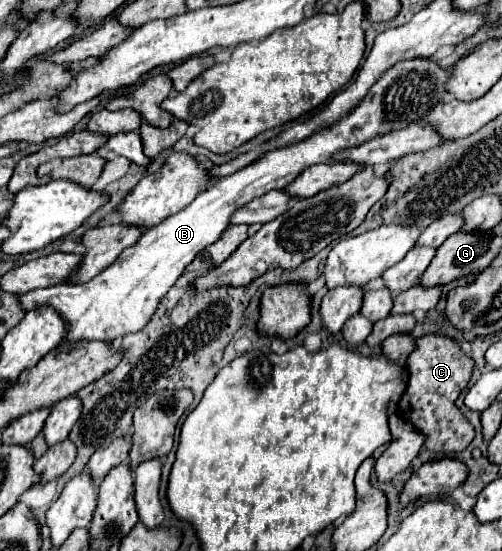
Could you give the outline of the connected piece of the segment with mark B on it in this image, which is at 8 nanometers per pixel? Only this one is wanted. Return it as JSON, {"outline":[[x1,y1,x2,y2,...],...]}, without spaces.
{"outline":[[408,59,396,63,396,67,388,69,384,77,370,89,368,97,364,97,364,101,338,125,322,129,308,141,288,145,288,149,274,149,268,153,268,157,256,161,256,165,248,165,248,169,206,187,188,207,170,215,160,225,144,231,136,245,124,249,110,267,100,271,88,283,64,283,28,291,18,295,20,307,29,311,42,303,52,305,70,321,66,341,116,341,122,335,144,329,148,317,152,317,156,311,160,297,168,293,168,289,182,275,184,267,196,257,196,253,212,245,228,227,232,209,238,209,240,205,252,201,252,197,260,197,272,189,284,189,284,185,288,185,288,181,292,181,292,177,296,177,296,173,308,165,330,163,328,157,332,157,336,149,344,149,344,145,356,145,356,141,368,141,368,137,376,137,376,133,390,133,392,129,404,129,404,125,420,121,420,117,424,117,424,113,428,113,436,101,442,101,448,95,444,89,446,79,448,71,430,59]]}

